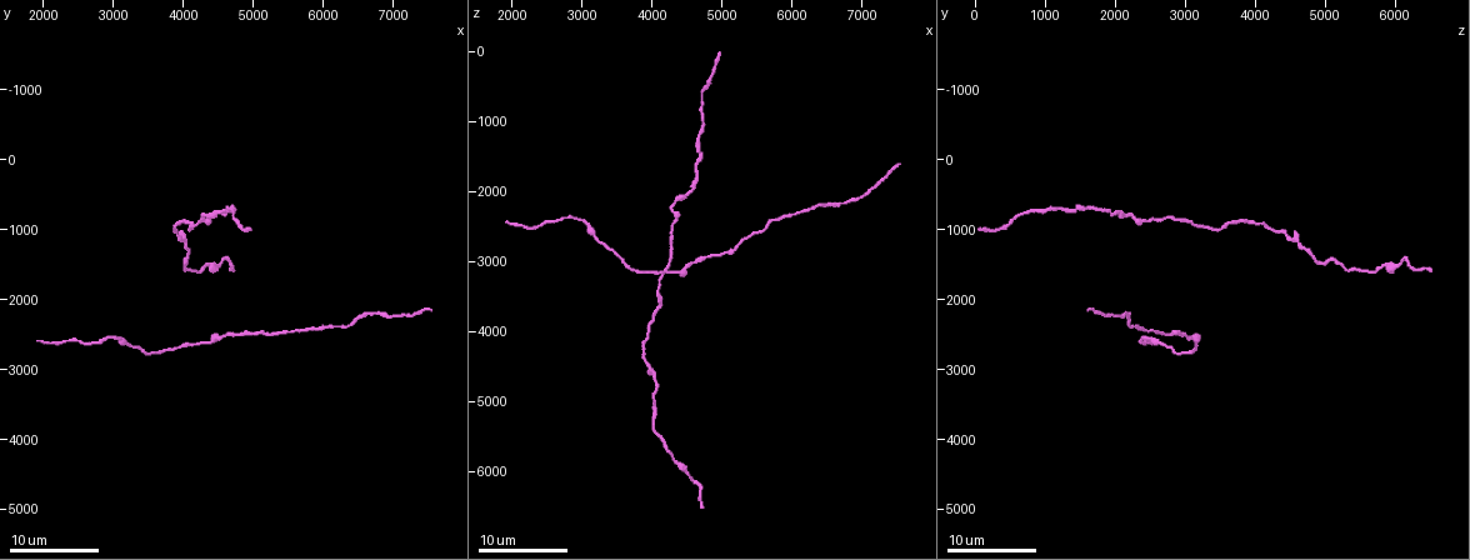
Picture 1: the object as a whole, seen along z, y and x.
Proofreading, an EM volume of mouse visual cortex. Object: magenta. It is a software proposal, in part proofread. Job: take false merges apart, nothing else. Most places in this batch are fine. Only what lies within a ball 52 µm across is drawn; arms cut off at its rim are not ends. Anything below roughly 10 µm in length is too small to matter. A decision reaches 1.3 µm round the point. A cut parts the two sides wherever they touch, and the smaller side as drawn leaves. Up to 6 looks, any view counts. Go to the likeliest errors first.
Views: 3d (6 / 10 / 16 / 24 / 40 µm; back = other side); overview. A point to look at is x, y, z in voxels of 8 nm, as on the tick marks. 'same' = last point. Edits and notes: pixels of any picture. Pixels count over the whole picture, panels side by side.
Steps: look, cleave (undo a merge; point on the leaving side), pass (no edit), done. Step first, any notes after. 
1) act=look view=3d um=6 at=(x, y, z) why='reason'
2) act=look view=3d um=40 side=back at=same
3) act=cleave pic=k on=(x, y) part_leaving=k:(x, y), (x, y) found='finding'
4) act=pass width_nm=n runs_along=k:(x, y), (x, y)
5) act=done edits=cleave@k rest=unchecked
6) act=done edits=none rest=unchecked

act=look view=3d um=10 at=(4300, 800, 2200) why='thin neck'

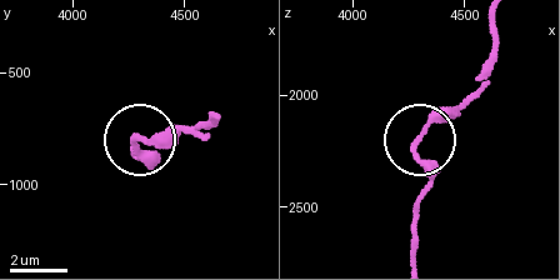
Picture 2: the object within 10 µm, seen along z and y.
act=look view=3d um=10 side=back at=(4300, 790, 2180) why='from behind'

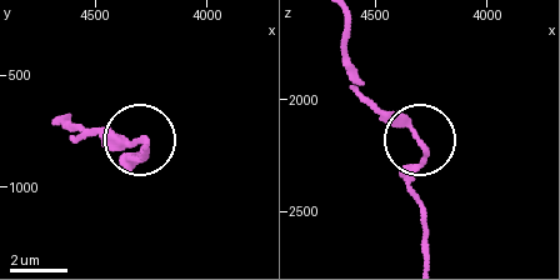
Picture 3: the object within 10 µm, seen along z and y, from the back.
act=pass runs_along=3:(426, 254), (426, 218), (413, 181), (424, 146), (358, 91) found='continuous, no second cell'

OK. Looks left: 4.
act=look view=3d um=16 at=(4050, 1250, 4650) why='thick turns thin'

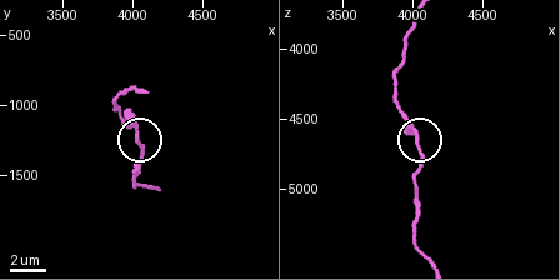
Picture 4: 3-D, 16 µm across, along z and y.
act=pass arms=3 runs_along=4:(415, 21), (396, 75), (396, 103), (419, 143), (419, 173) found='all the same cell'

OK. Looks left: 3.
act=look view=3d um=10 at=(3800, 2700, 3150)

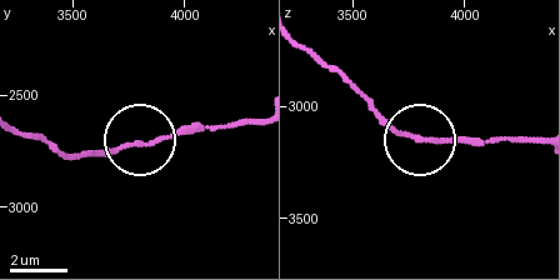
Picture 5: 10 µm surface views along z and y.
act=pass found='one cell here'

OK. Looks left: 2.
act=done edits=none rest=unchecked

